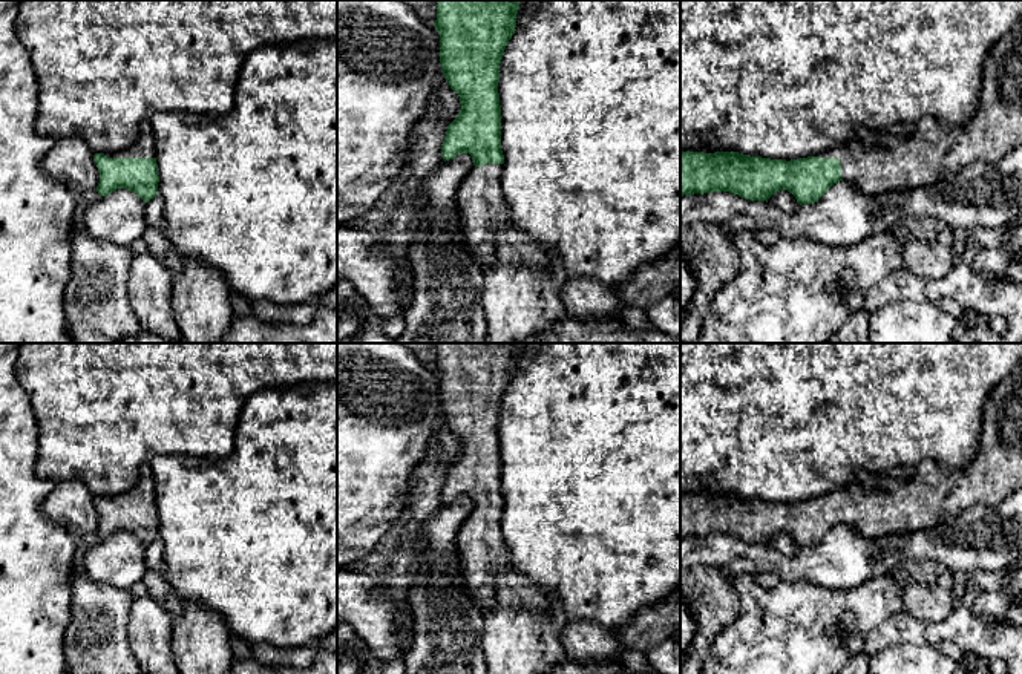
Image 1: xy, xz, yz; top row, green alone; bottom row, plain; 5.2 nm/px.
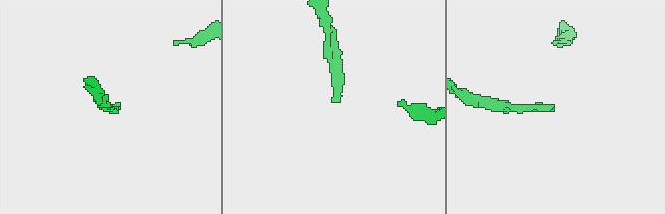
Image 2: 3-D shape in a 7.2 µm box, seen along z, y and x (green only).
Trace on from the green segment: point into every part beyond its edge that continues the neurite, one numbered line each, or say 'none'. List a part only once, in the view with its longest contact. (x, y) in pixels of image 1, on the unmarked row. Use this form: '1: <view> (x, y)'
1: xy (144, 489)

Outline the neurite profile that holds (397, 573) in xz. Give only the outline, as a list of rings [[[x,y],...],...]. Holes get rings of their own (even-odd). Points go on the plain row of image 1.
[[[441,415],[429,438],[424,460],[408,479],[405,510],[409,518],[397,547],[380,559],[375,570],[380,591],[395,604],[401,619],[401,654],[409,649],[414,639],[409,593],[417,582],[423,561],[423,527],[443,504],[441,487],[447,473],[447,464],[438,456],[438,435],[443,424],[444,417]]]

